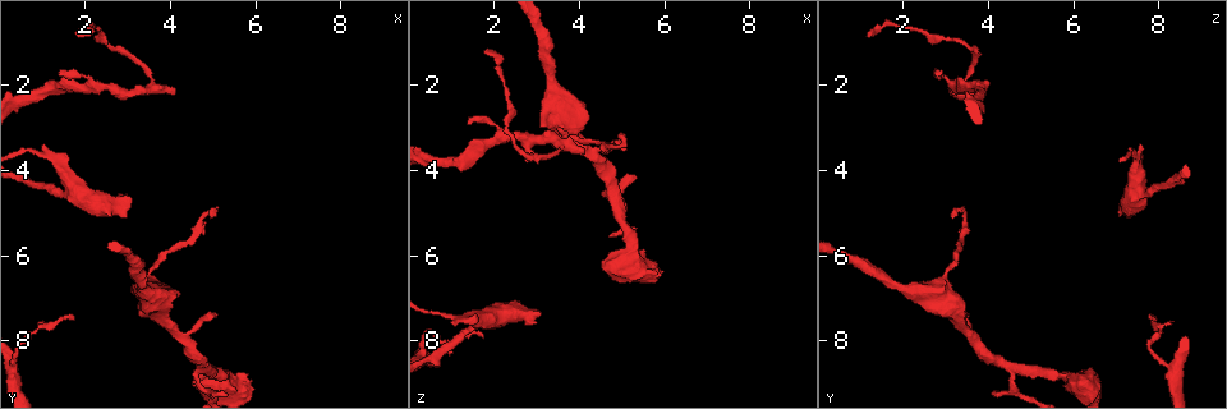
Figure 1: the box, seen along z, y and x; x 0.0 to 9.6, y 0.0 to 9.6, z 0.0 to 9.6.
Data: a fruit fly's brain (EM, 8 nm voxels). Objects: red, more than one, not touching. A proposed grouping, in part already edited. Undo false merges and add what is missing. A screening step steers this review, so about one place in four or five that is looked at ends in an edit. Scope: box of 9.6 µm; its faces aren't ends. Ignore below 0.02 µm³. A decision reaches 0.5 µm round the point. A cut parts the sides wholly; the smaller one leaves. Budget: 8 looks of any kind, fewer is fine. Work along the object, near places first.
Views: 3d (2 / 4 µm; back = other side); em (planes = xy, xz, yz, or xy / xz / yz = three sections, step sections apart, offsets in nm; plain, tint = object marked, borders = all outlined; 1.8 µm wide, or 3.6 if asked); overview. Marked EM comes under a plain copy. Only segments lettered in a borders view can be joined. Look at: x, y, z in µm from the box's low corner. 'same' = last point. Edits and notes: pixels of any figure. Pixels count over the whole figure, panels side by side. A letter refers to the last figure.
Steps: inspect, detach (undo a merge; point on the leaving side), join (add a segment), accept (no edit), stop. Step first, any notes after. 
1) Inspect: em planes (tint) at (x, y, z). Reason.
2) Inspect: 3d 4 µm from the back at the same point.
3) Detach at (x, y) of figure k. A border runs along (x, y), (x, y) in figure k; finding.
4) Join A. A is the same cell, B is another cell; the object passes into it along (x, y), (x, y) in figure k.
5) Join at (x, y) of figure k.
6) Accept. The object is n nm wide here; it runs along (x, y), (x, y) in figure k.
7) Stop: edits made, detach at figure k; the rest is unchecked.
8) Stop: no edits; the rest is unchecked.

Inspect: 3d 4 µm at (3.05, 4.60, 7.35). Branch stops here.

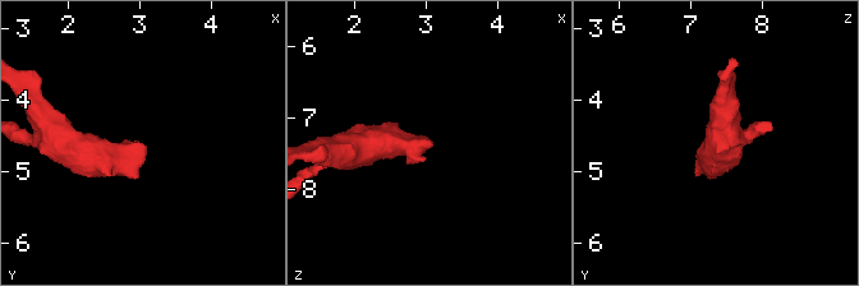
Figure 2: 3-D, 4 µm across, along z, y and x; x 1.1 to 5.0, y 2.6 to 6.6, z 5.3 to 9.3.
Inspect: em planes (borders) at (3.10, 4.65, 7.40). Need the tissue.

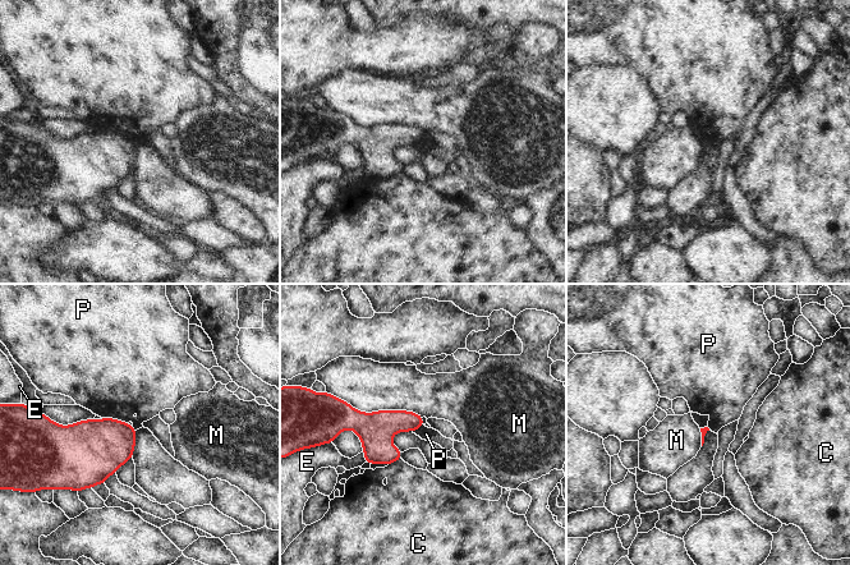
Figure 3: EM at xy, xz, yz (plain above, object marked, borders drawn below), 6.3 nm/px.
Accept. C, E, M and P are other cells; no lettered segment goes on from it.

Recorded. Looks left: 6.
Inspect: em xz step 4 (borders) at (3.50, 6.55, 3.00). A narrow waist.

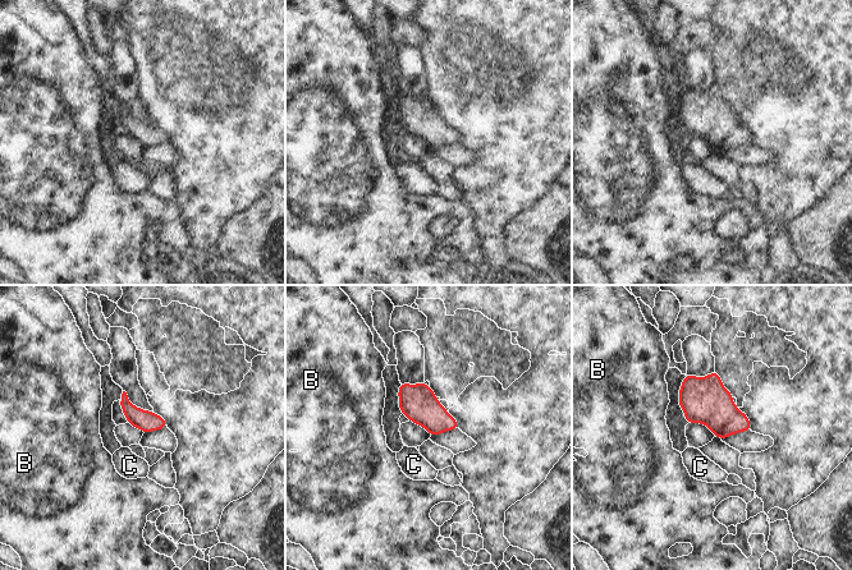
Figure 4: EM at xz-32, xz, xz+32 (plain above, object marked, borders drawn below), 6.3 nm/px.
Inspect: em xy step 4 (borders) at the same point.

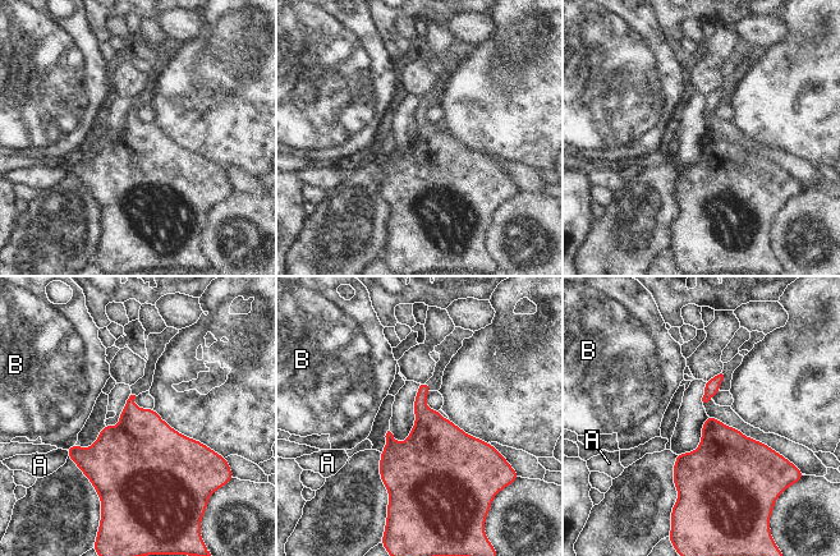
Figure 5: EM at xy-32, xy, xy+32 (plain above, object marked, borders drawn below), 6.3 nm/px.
Accept. The longest contact is with B, 70 nm; A and B are other cells; one cell here.

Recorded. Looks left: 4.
Inspect: em planes (borders) at (4.05, 2.10, 3.50). Branch stops here.

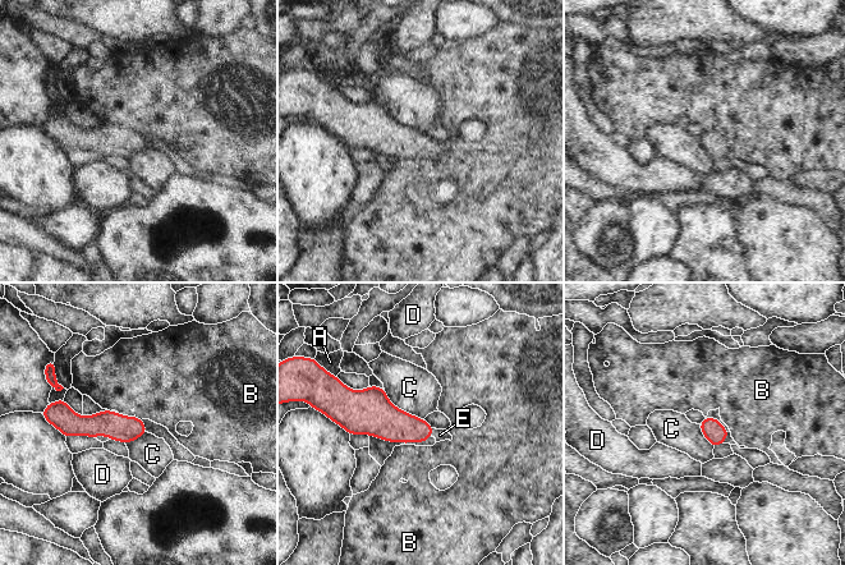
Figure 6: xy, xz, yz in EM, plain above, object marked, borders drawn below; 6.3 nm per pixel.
Join E. The object is 140 nm wide here; E is the same cell, A, B, C and D are other cells; the object passes into it along (394, 425), (432, 431), (440, 435) in figure 6; it goes on there.

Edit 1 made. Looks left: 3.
Inspect: overview. See it whole again.

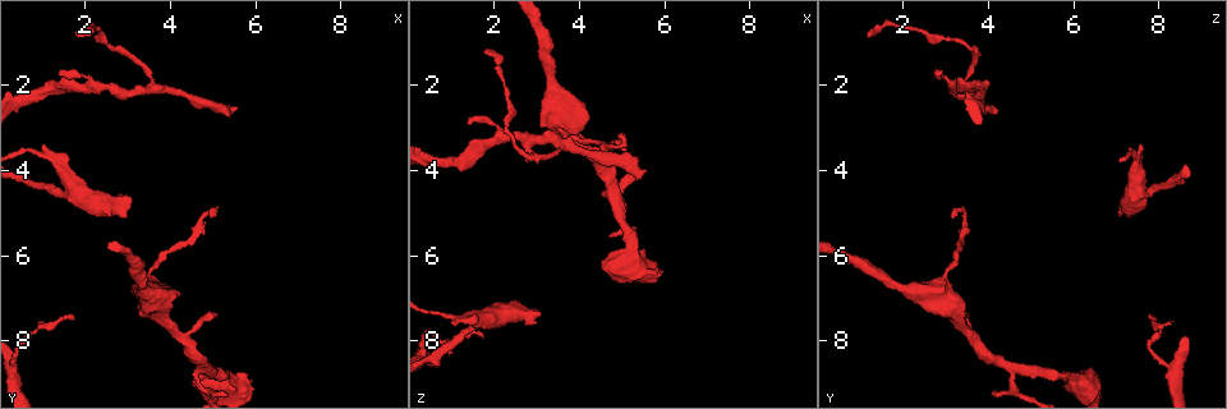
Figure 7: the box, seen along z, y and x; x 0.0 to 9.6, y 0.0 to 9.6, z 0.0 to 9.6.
Inspect: em yz step 16 (tint) at (1.35, 1.75, 2.85). Branch stops here.

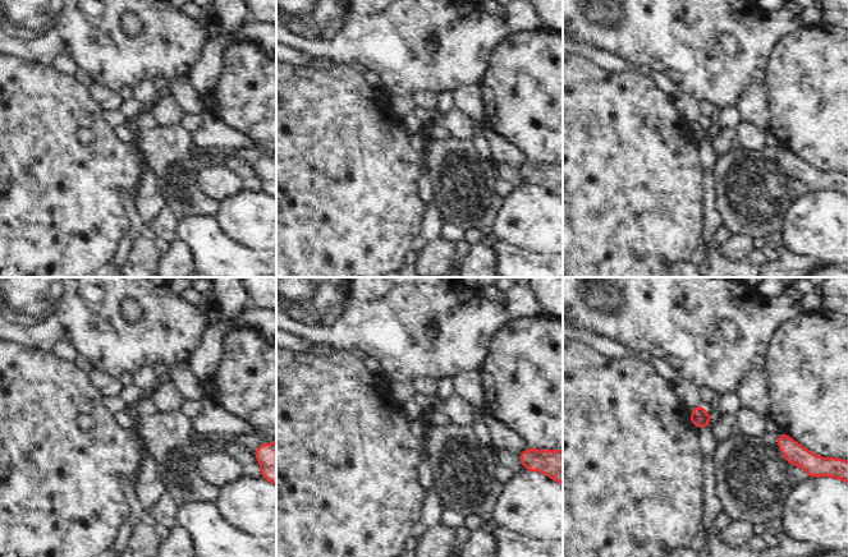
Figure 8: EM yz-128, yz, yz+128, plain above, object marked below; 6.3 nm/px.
Inspect: em planes (borders) at the same point.

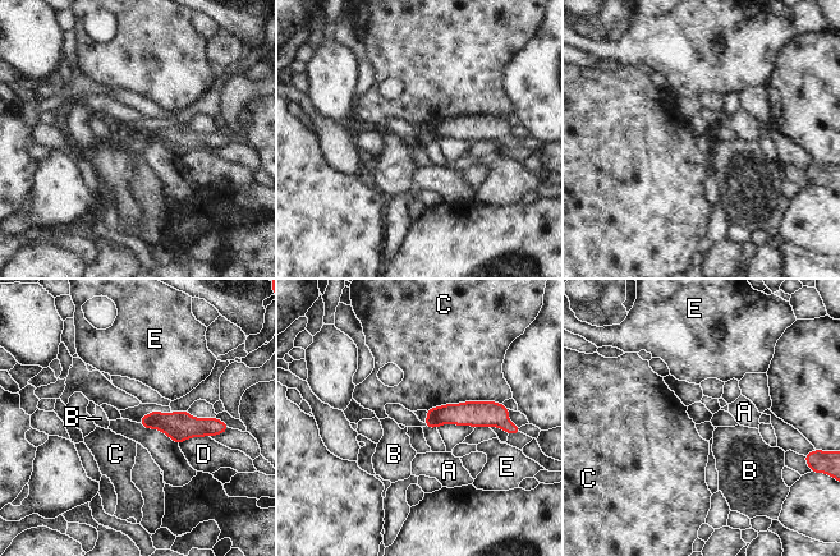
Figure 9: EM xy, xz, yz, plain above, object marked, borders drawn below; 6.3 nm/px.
Accept. A, B, C, D and E are other cells; it runs along (496, 416), (441, 414), (428, 424) in figure 9; no lettered segment goes on from it.

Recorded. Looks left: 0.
Stop: edits made, join at figure 6; the rest is unchecked.

